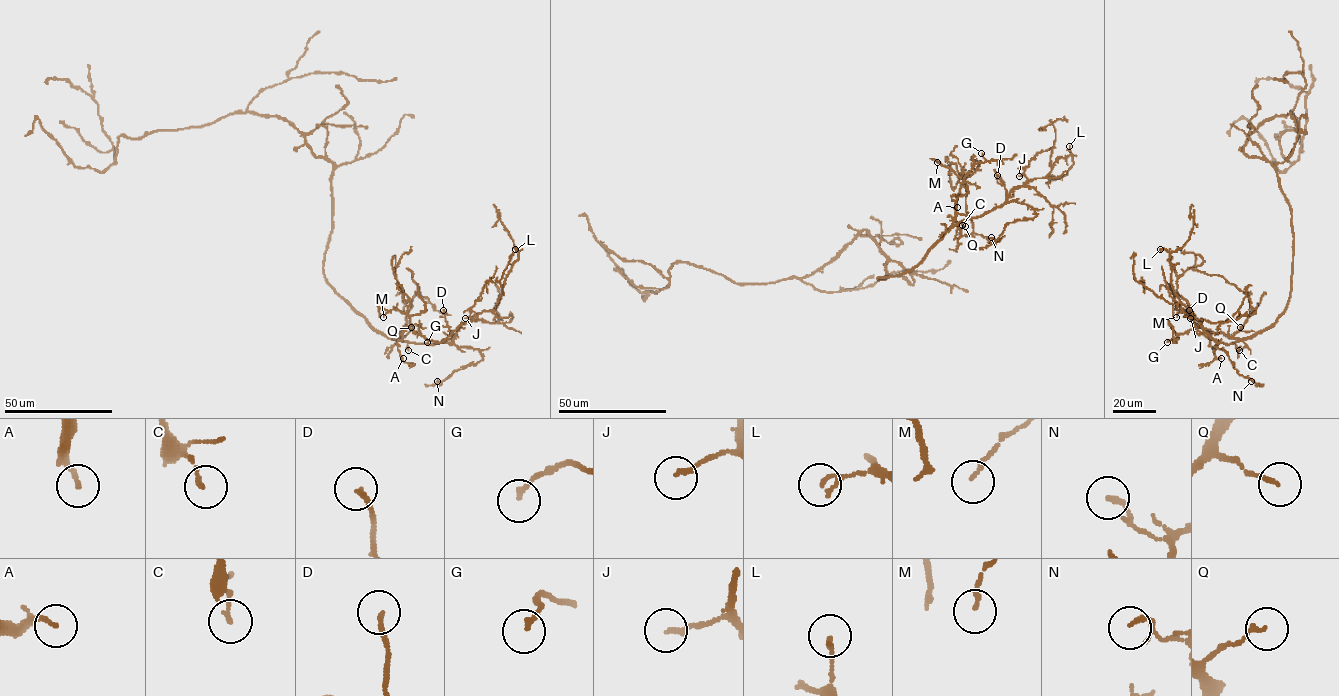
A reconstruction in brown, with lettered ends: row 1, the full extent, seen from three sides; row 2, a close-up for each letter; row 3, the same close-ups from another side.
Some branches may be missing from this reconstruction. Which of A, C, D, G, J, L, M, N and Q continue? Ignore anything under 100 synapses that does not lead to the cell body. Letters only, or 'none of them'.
none of them

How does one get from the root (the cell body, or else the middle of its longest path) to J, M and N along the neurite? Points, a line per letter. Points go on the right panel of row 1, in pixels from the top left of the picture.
J: (1279, 181), (1290, 206), (1293, 237), (1292, 288), (1286, 308), (1269, 327), (1230, 344), (1217, 343), (1190, 318)
M: (1279, 181), (1293, 237), (1292, 288), (1284, 312), (1269, 327), (1242, 338), (1199, 327), (1182, 310), (1176, 317)
N: (1279, 181), (1290, 206), (1293, 237), (1288, 304), (1269, 327), (1214, 346), (1226, 353), (1238, 373), (1251, 381)

